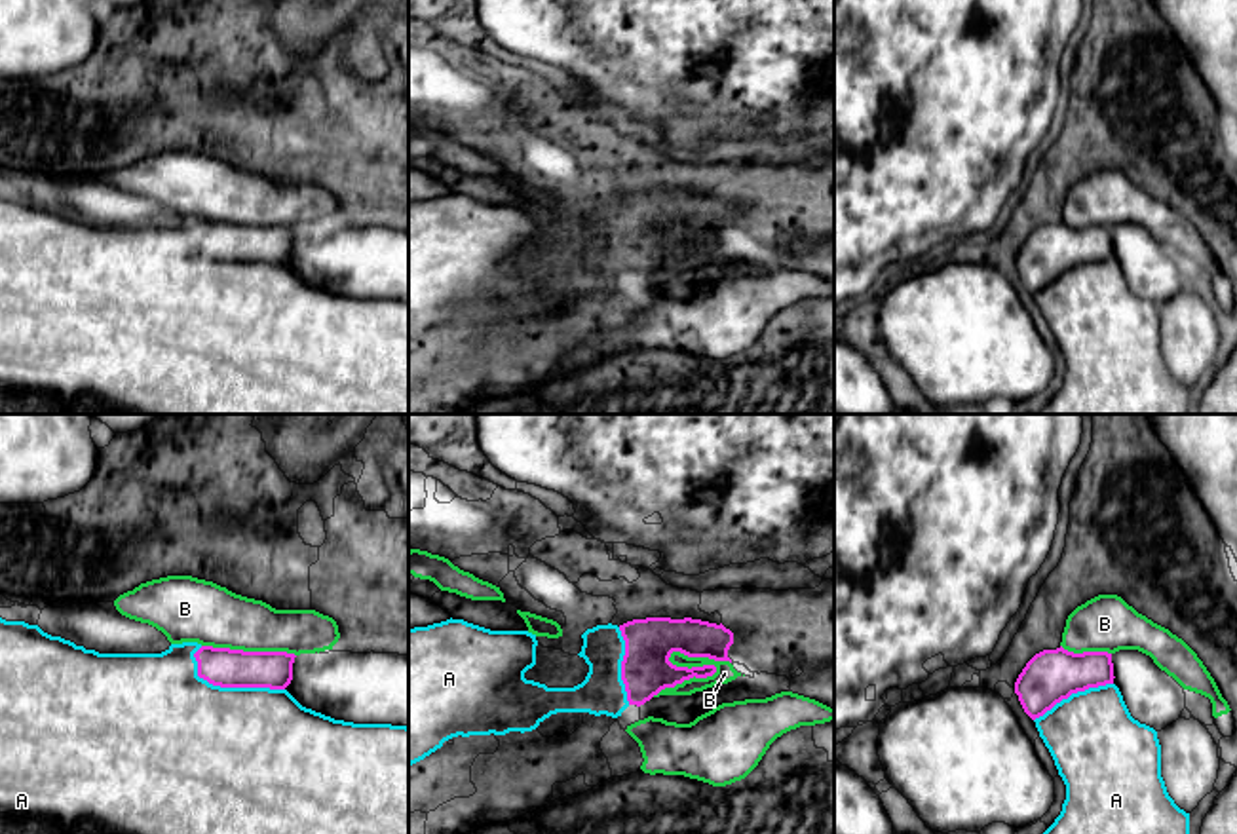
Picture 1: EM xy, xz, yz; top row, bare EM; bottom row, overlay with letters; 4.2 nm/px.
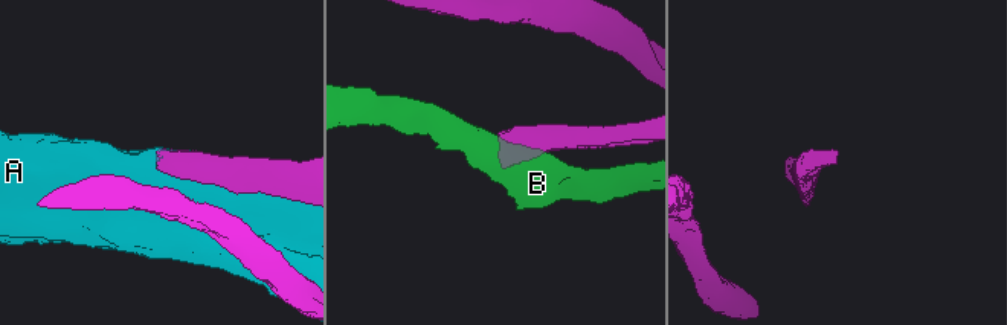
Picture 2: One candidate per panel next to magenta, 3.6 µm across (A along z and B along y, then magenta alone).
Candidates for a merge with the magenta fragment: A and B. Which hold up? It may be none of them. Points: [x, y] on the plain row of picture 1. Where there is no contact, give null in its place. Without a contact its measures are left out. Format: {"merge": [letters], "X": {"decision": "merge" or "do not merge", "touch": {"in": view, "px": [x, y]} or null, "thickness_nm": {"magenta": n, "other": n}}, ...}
{"merge": ["A"], "A": {"decision": "merge", "touch": {"in": "xy", "px": [230, 261]}, "thickness_nm": {"magenta": 170, "other": 500}}, "B": {"decision": "do not merge", "touch": {"in": "xz", "px": [696, 251]}, "thickness_nm": {"magenta": 200, "other": 80}}}

